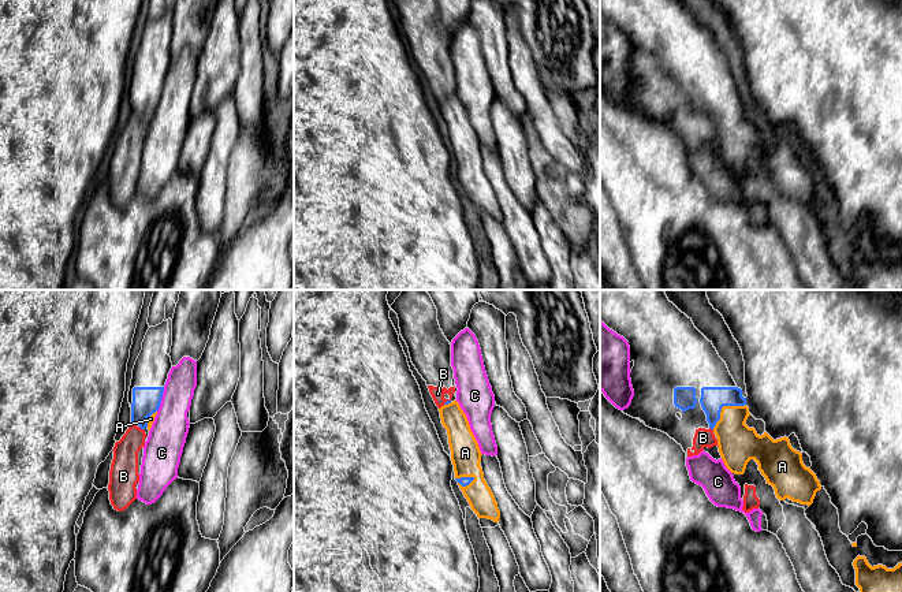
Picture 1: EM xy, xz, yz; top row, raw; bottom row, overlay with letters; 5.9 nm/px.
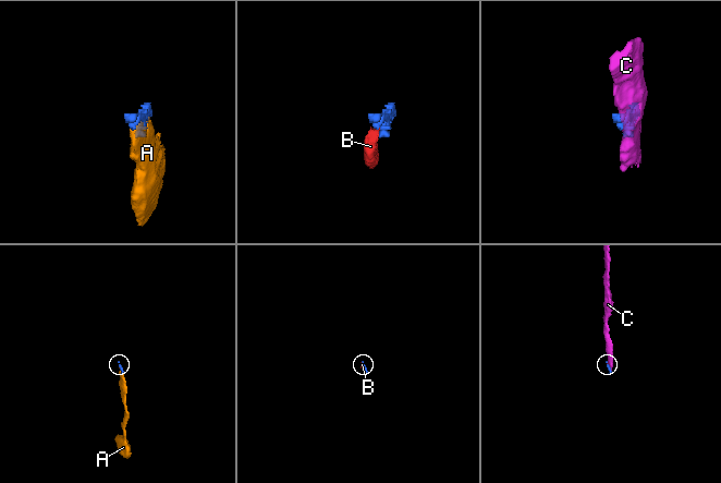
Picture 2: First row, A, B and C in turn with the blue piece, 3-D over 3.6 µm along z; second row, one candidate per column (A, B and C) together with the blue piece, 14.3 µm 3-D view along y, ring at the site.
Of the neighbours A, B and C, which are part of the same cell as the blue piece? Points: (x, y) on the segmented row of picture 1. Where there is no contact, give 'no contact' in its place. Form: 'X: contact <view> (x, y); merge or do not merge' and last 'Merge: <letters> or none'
A: contact yz (723, 405); merge
B: contact xy (141, 428); do not merge
C: contact xy (160, 399); do not merge
Merge: A

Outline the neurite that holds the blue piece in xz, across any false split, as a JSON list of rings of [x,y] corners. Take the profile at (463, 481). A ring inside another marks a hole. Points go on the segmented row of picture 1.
[[[447,401],[440,409],[443,427],[447,429],[455,480],[472,510],[478,518],[499,522],[500,511],[495,496],[484,480],[481,451],[469,421],[456,401]]]

